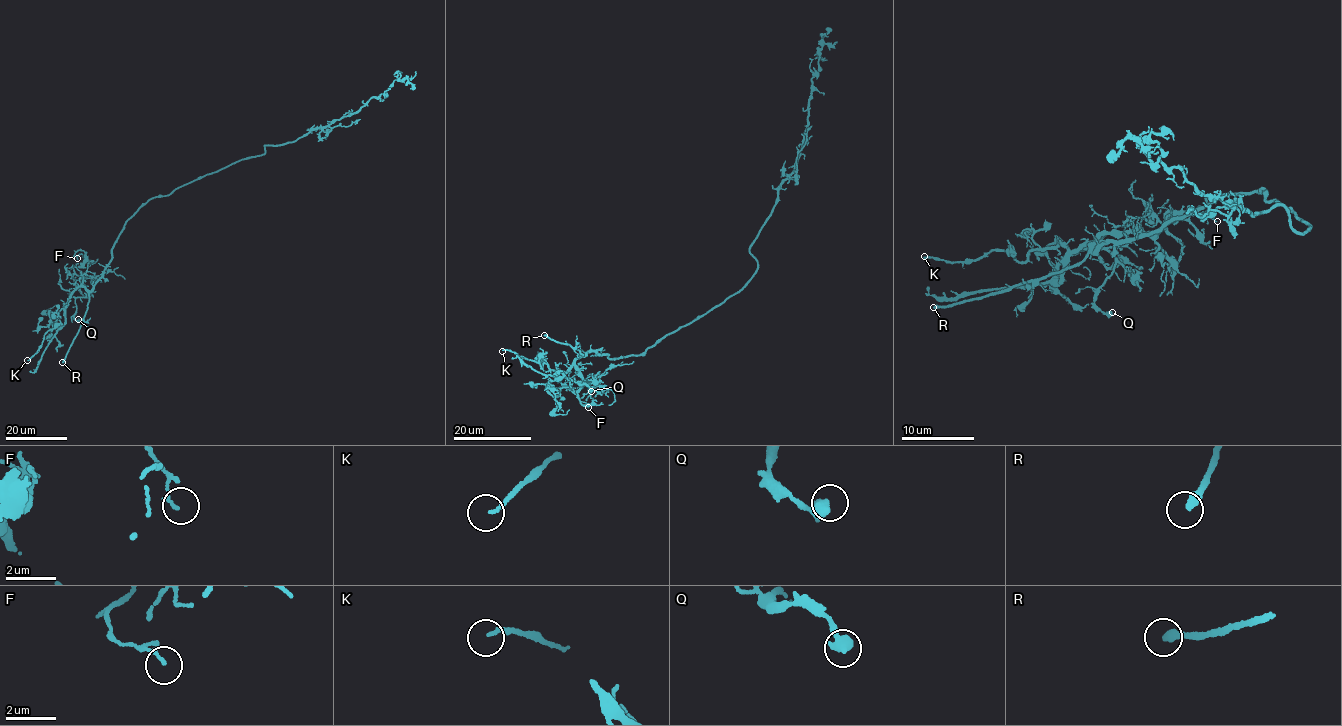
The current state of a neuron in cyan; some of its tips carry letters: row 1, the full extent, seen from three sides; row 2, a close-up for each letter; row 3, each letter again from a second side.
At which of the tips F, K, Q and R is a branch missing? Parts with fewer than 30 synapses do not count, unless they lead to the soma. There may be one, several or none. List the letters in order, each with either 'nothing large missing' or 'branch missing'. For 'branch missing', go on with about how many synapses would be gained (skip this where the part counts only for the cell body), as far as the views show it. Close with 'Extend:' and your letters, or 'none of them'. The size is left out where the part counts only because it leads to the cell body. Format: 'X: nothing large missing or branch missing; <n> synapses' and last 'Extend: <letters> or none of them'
F: nothing large missing
K: nothing large missing
Q: nothing large missing
R: branch missing
Extend: R

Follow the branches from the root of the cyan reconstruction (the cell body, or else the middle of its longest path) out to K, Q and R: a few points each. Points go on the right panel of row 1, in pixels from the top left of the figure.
K: (1292, 212), (1261, 187), (1095, 250), (1103, 232), (1024, 262), (998, 248), (973, 260), (924, 256)
Q: (1292, 212), (1266, 201), (1261, 187), (1095, 250), (1102, 232), (1072, 254), (1113, 256), (1095, 302), (1112, 312)
R: (1292, 212), (1274, 198), (1266, 201), (1261, 187), (1229, 192), (1154, 231), (1109, 242), (1036, 280), (933, 307)

